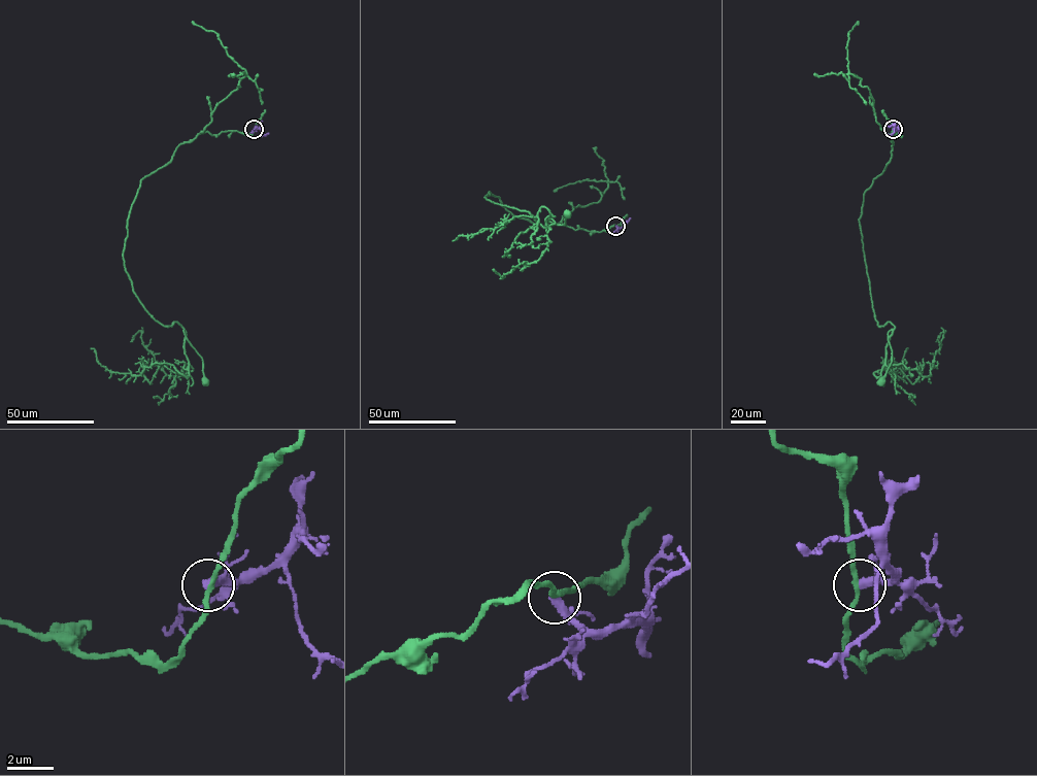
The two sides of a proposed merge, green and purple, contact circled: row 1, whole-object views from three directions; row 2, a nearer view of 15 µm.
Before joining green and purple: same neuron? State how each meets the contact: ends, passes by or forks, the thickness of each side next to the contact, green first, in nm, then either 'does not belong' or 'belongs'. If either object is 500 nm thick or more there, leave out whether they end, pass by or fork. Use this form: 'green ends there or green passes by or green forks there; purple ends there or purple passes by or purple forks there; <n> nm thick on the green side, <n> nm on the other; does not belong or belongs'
green passes by; purple passes by; 190 nm thick on the green side, 280 nm on the other; does not belong

